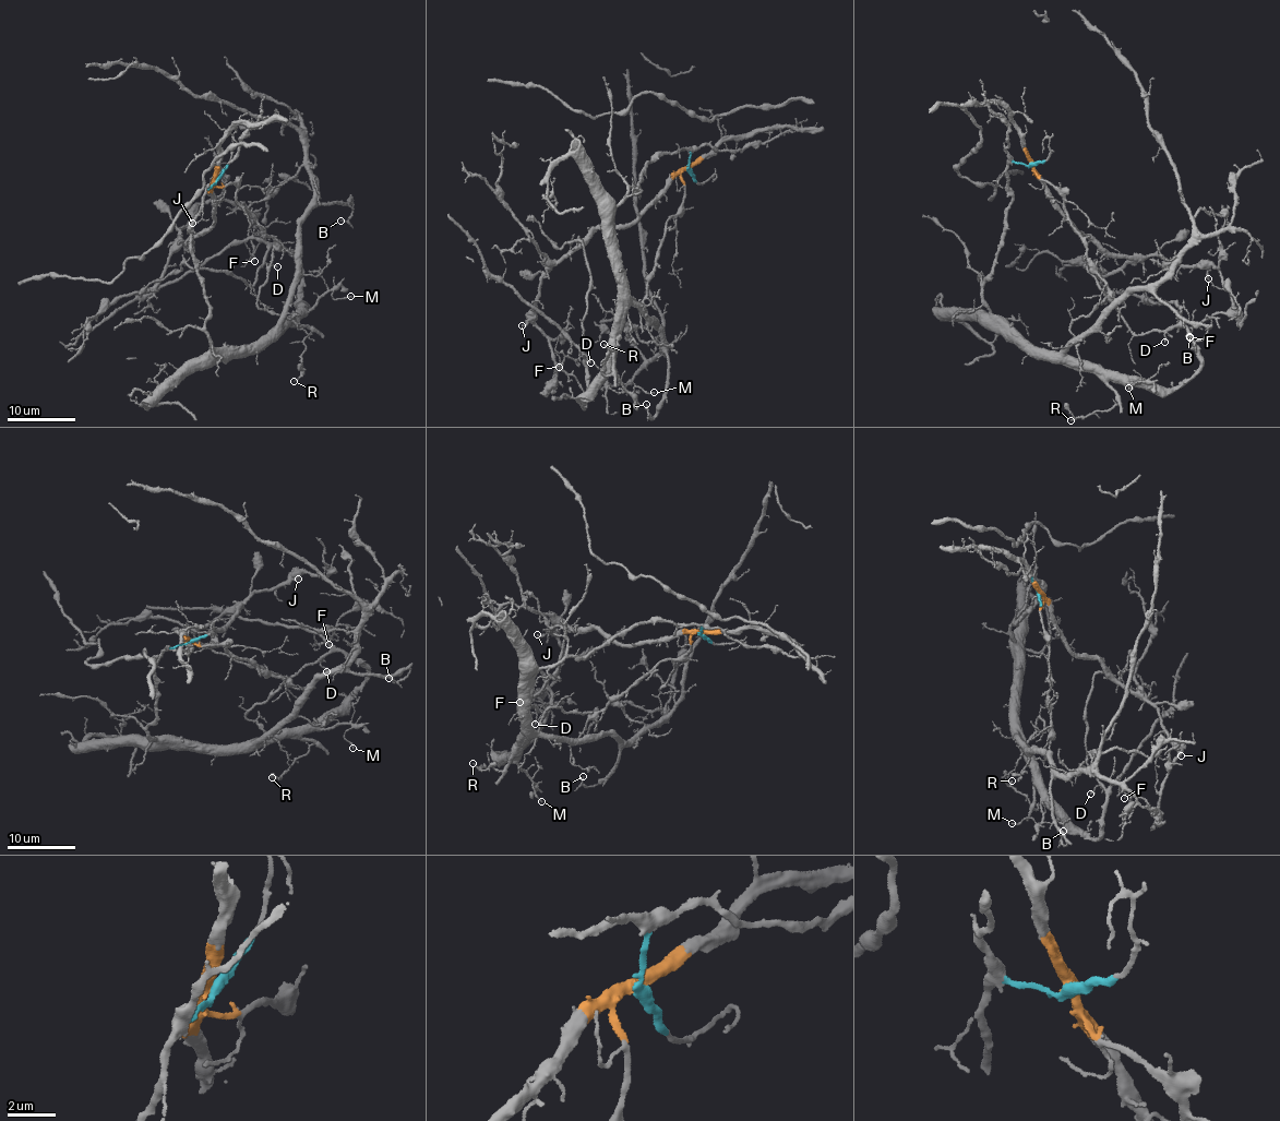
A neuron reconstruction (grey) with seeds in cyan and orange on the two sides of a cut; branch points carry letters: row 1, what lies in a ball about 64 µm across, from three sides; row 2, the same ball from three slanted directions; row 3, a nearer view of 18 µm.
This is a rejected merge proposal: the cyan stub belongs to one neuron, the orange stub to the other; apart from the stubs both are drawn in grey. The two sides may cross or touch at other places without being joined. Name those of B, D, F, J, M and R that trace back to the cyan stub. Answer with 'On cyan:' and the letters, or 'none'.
On cyan: B, D, M, R

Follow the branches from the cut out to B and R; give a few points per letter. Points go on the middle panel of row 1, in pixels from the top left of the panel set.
B: (689, 169), (685, 150), (658, 156), (614, 211), (621, 293), (665, 343), (668, 383), (652, 419), (645, 404)
R: (689, 169), (690, 152), (681, 150), (654, 161), (614, 211), (619, 306), (610, 373), (603, 373), (603, 344)

